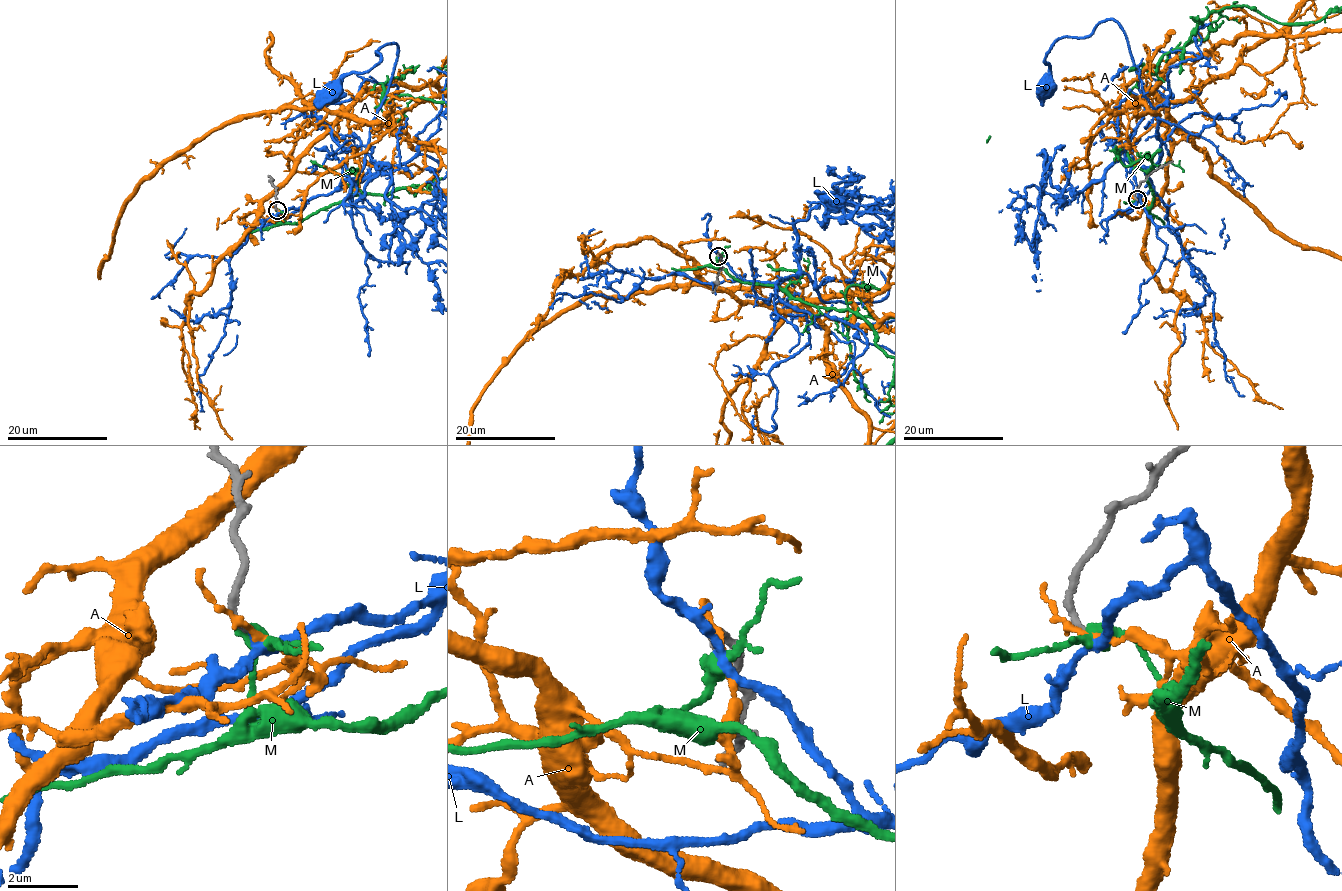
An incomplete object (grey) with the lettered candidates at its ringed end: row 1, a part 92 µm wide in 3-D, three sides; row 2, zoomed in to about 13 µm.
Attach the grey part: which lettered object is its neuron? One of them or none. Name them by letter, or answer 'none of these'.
L

